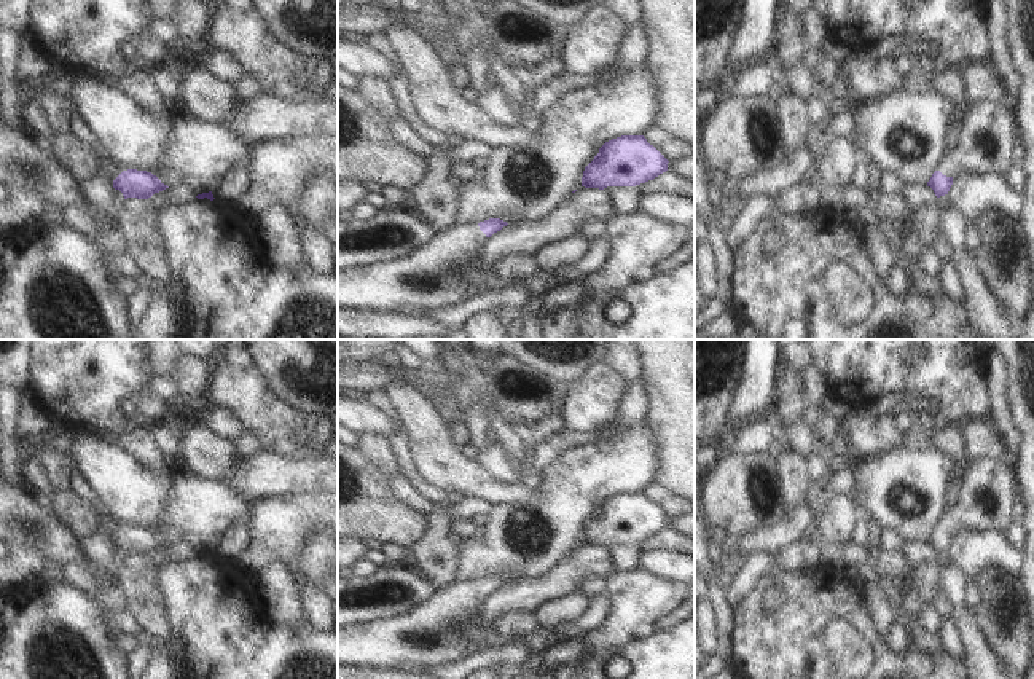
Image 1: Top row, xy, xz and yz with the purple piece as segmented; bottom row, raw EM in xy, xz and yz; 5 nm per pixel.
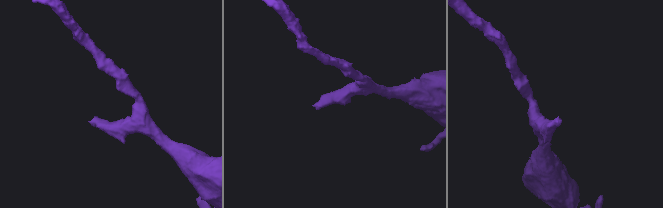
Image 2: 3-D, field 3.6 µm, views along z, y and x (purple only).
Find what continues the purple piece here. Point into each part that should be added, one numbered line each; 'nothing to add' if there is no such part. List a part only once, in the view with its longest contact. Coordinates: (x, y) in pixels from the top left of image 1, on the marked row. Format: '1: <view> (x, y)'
1: yz (983, 144)

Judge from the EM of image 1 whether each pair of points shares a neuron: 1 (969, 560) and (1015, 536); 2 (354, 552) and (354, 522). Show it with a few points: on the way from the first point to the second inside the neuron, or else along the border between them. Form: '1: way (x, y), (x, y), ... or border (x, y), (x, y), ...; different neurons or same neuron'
1: border (1002, 533), (1017, 549); different neurons
2: border (354, 537), (362, 542); different neurons

